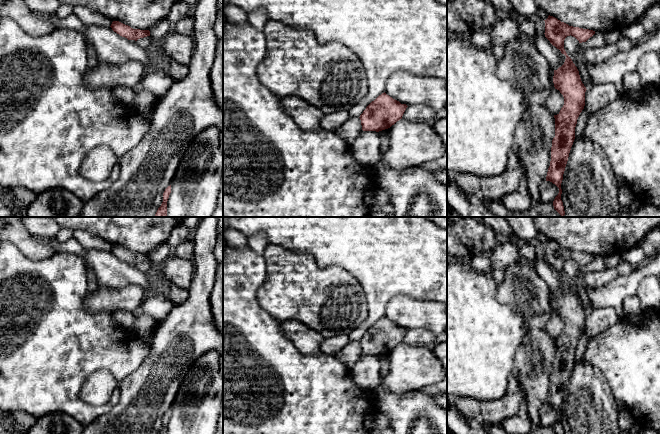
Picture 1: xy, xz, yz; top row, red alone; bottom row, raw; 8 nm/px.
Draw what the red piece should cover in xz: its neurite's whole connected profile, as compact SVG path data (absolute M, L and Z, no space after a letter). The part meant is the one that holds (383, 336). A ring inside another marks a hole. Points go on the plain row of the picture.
M385 316L382 317L360 339L362 354L379 356L390 352L402 343L407 331Z

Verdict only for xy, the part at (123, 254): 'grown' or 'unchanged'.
unchanged

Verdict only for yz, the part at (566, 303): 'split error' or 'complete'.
complete

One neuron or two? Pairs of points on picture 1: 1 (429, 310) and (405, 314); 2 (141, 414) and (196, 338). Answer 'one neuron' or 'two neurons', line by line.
1: one neuron
2: one neuron

